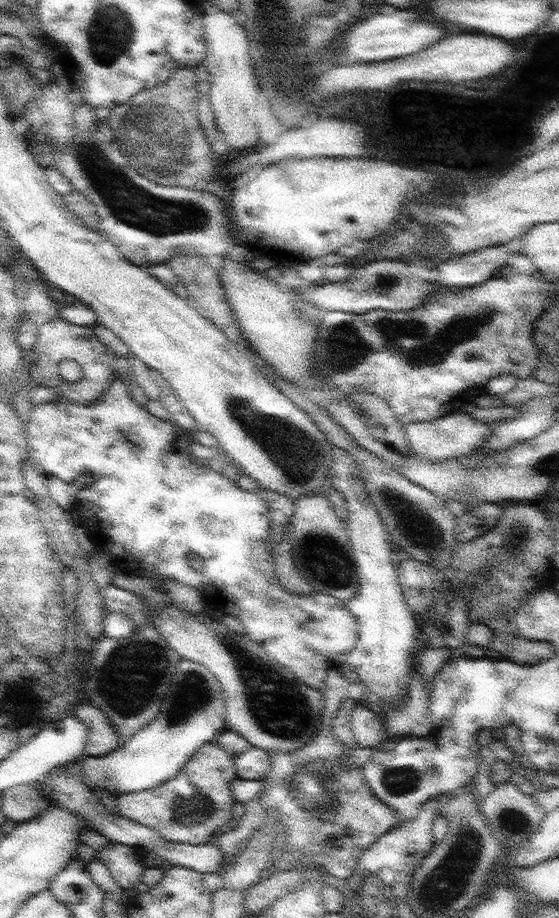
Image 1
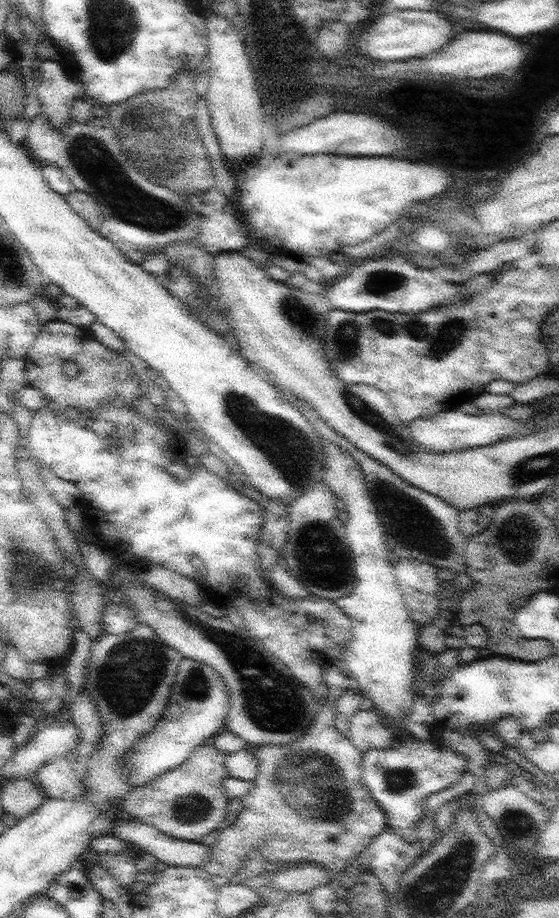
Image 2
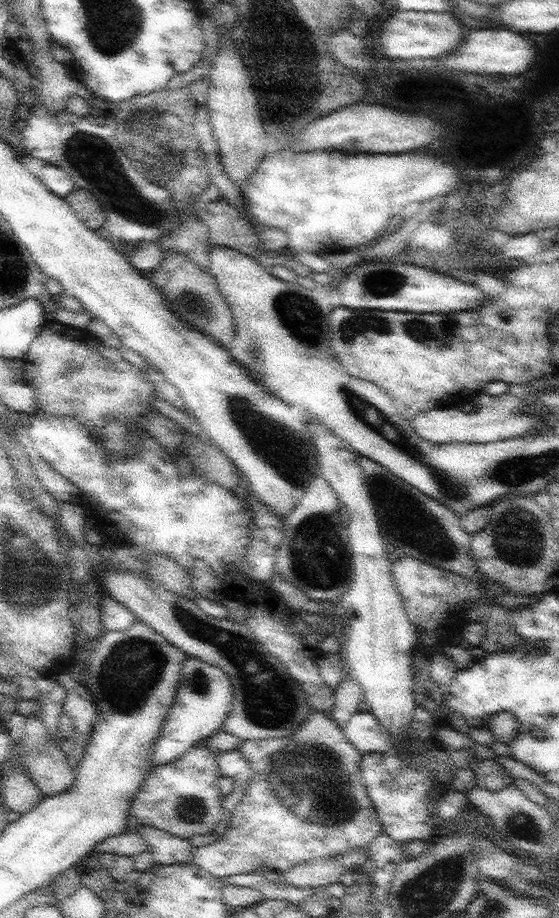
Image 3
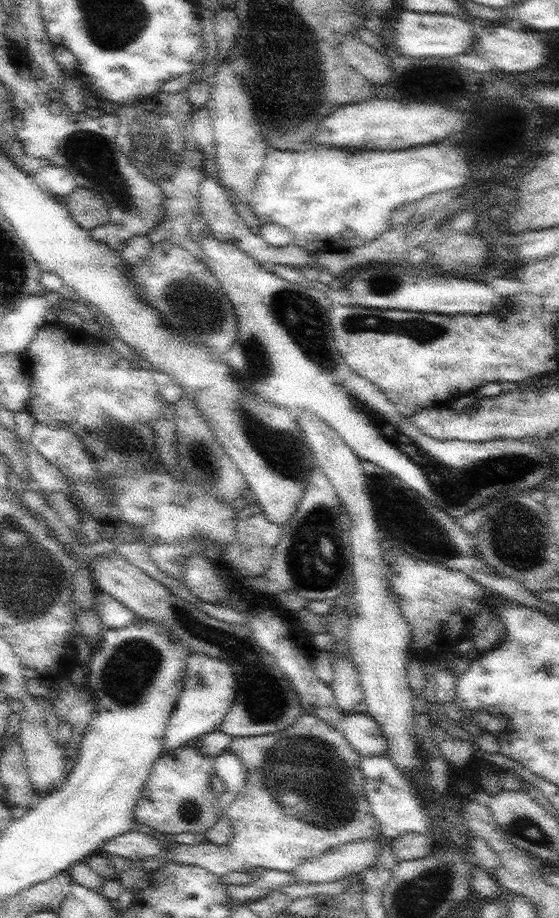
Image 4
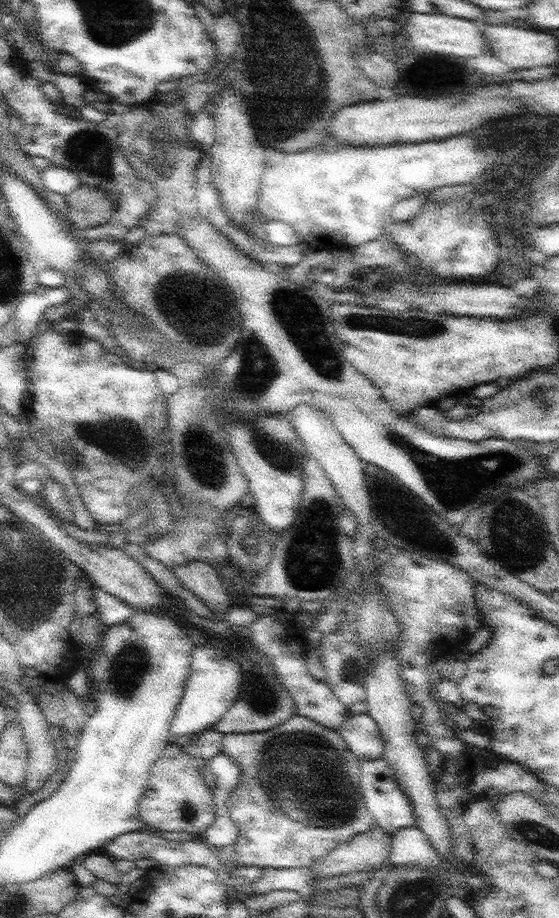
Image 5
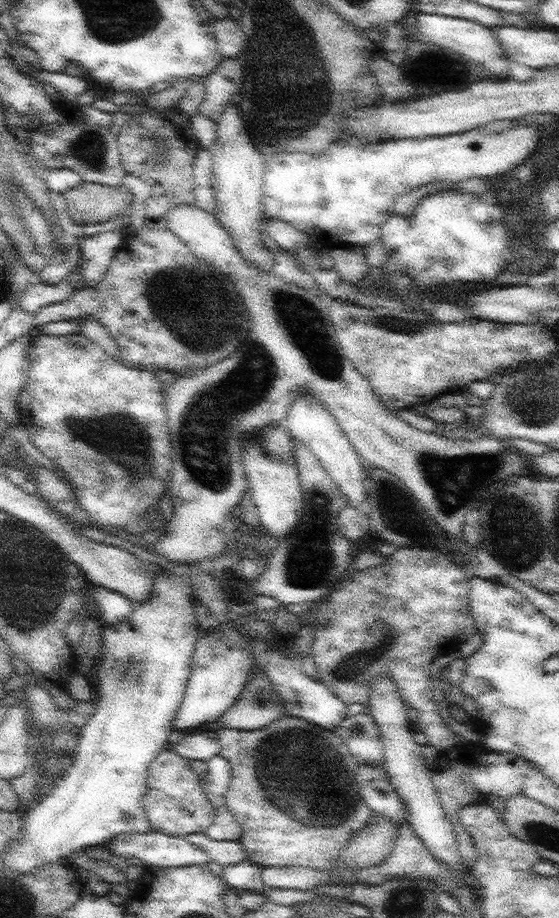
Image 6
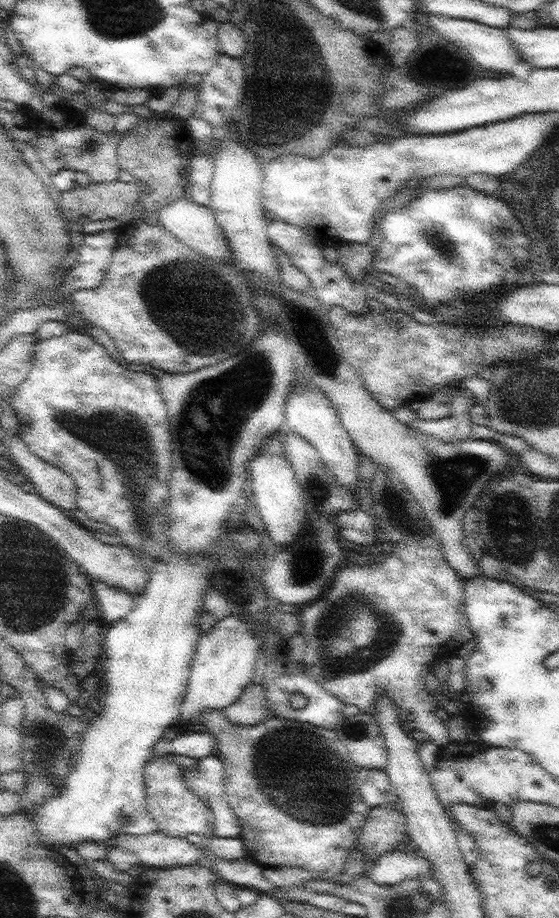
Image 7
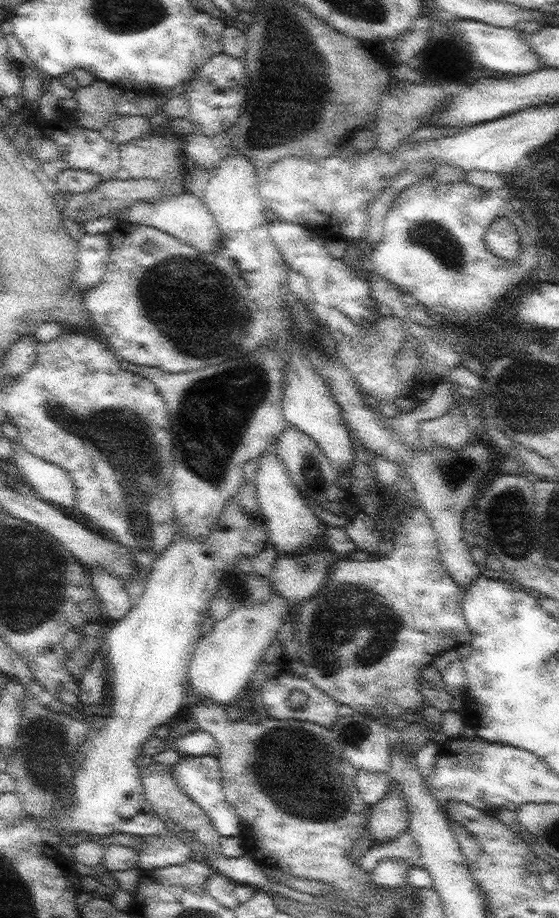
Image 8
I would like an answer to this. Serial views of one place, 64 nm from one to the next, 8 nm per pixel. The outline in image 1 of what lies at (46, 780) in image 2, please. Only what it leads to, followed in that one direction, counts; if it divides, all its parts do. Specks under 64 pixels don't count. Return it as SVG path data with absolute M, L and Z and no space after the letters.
M67 765L56 766L44 778L51 786L51 790L53 790L50 794L51 802L60 803L70 810L76 811L101 835L110 838L112 842L118 844L142 848L145 853L153 855L166 863L194 869L201 873L216 872L217 868L221 865L223 852L219 849L218 843L193 845L184 844L183 842L170 842L151 826L144 826L125 816L116 815L108 811L100 802L98 794L92 792L93 787L87 785L77 774L71 773Z

